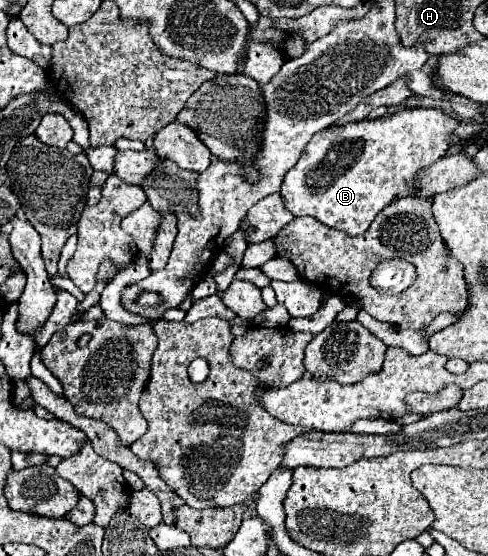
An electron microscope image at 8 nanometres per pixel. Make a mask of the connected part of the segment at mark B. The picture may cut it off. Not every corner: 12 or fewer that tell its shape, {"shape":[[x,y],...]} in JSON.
{"shape":[[404,109],[316,133],[280,195],[364,233],[458,121]]}

